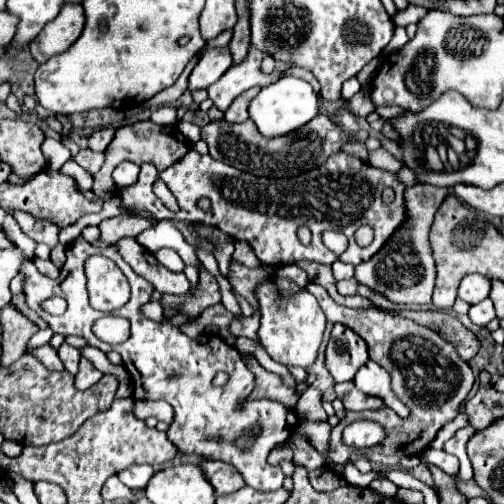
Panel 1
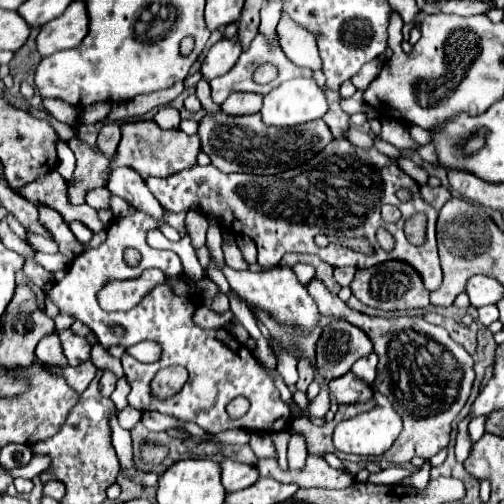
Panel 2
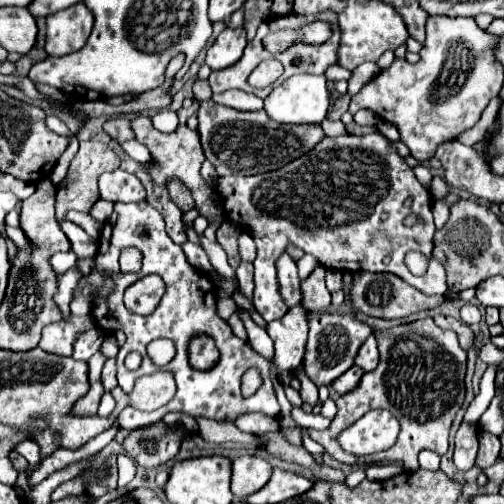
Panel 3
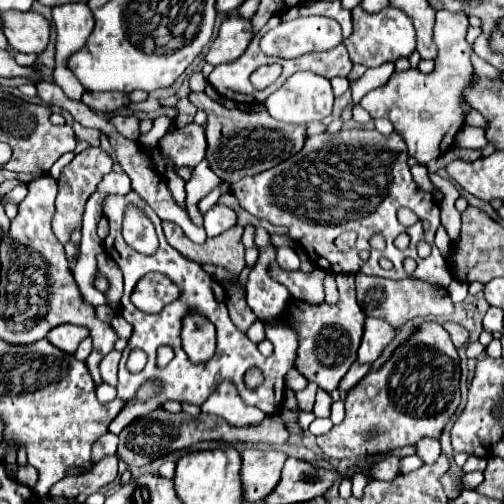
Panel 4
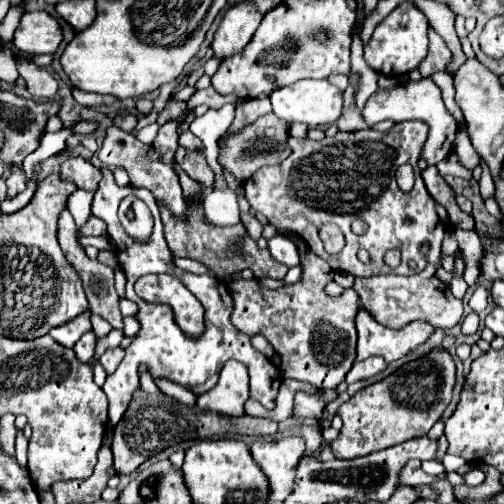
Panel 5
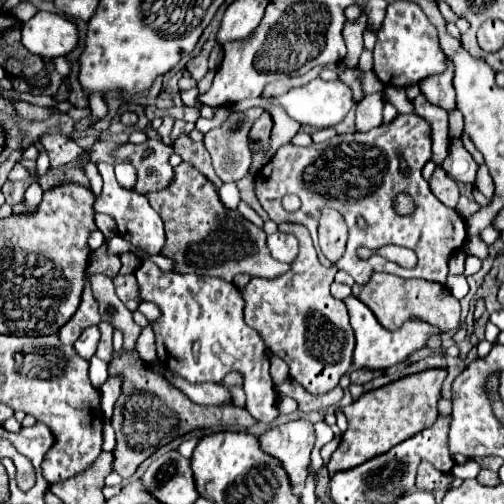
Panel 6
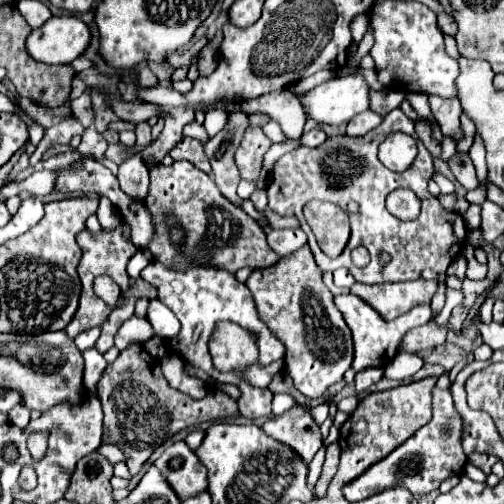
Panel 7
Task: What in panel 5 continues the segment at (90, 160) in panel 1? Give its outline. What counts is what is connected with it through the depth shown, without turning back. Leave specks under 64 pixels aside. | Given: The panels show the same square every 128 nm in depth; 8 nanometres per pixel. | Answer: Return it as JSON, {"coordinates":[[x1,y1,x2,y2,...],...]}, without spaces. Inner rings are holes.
{"coordinates":[[78,156,78,158,68,158,62,162,60,178,74,182,76,188,84,188,84,190,94,192,98,188,98,182,102,180,102,172,90,160],[68,208,62,210,60,218,58,218,58,242,62,246,62,252,66,256,66,260,72,264,72,268,78,272,80,280,82,280,82,286,84,286,84,292,86,292,86,298,90,302,90,310,92,314,100,314,104,320,108,320,114,328,120,328,122,330,122,314,120,314,120,308,118,308,118,294,116,294,116,288,114,288,114,270,100,264,100,262,94,262,90,260,86,254,84,254,84,248,78,246,76,242,76,226,74,226,74,218,70,214]]}

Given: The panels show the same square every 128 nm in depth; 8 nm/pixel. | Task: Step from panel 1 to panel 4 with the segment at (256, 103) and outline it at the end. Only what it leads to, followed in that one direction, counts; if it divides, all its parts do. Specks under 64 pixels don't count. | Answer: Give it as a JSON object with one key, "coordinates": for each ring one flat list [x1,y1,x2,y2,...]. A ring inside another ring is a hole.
{"coordinates":[[296,72,276,92,272,92,264,100,268,114,272,118,276,118,280,122,288,122,288,124,308,124,314,120,322,120,322,118,330,116,332,104,334,104,334,94,332,94,330,82,324,76,318,76,312,72]]}

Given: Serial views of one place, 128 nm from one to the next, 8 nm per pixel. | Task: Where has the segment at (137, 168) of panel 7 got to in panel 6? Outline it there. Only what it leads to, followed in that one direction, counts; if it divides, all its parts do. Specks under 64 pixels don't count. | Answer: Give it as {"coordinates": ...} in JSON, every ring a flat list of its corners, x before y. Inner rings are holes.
{"coordinates":[[116,162,114,168,116,168,116,180,124,188,132,190,132,184,136,184,136,170,132,168,132,164,128,164,128,162]]}

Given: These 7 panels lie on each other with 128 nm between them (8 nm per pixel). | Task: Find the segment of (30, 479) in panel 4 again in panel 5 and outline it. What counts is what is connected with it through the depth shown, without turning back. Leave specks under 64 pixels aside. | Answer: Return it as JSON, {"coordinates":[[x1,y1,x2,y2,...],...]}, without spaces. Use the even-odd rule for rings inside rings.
{"coordinates":[[22,432,18,434,18,438,16,438,16,460,20,462,20,466,22,468,26,468,26,446,28,446,28,442,24,440,24,436,22,436]]}

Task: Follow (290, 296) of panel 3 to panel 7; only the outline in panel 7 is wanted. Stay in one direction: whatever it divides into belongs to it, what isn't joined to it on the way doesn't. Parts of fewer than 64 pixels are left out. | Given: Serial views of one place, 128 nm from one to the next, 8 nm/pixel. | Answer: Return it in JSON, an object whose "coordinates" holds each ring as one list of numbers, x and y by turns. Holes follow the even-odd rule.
{"coordinates":[[302,228,296,230,268,230,268,246,278,256,290,256,300,246,306,244,306,234]]}

